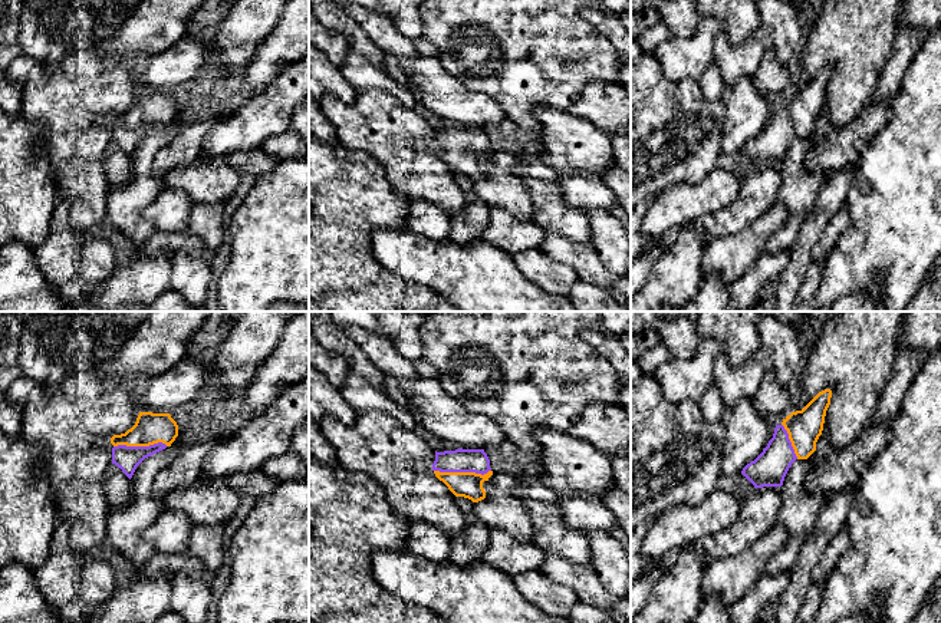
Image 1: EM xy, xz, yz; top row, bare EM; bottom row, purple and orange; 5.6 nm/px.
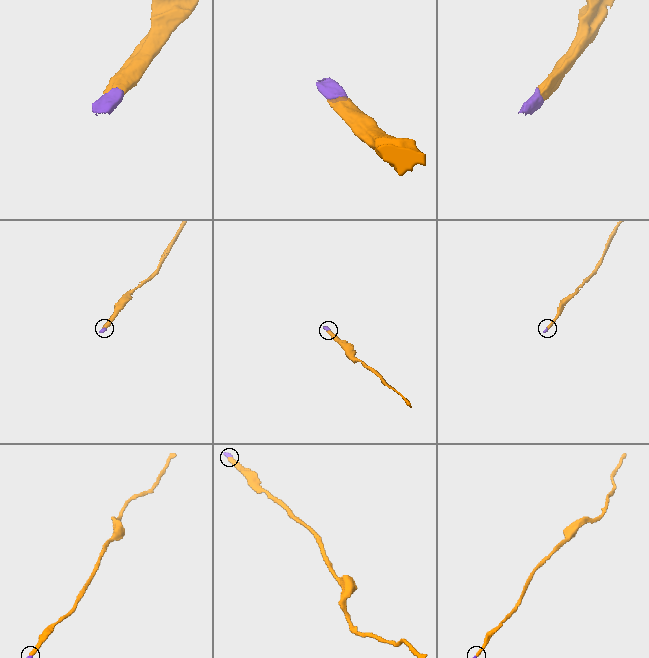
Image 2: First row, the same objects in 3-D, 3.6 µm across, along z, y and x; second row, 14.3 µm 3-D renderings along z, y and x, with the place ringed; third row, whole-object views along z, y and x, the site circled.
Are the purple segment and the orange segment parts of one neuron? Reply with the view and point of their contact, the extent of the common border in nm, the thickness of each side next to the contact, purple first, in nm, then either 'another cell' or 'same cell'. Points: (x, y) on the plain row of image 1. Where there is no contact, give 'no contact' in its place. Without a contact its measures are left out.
xz (463, 150) | 320 nm | 130/140 nm | same cell

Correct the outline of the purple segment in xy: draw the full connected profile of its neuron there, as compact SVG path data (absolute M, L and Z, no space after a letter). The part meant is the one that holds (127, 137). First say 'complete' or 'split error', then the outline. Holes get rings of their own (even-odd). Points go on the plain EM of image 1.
split error; M139 90L131 108L111 116L112 142L131 158L145 136L171 125L177 115L178 103L170 92Z

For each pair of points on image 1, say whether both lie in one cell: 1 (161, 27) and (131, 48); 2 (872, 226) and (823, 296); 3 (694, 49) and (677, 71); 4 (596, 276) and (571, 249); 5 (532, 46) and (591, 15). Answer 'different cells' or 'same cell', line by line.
1: same cell
2: same cell
3: same cell
4: same cell
5: different cells

